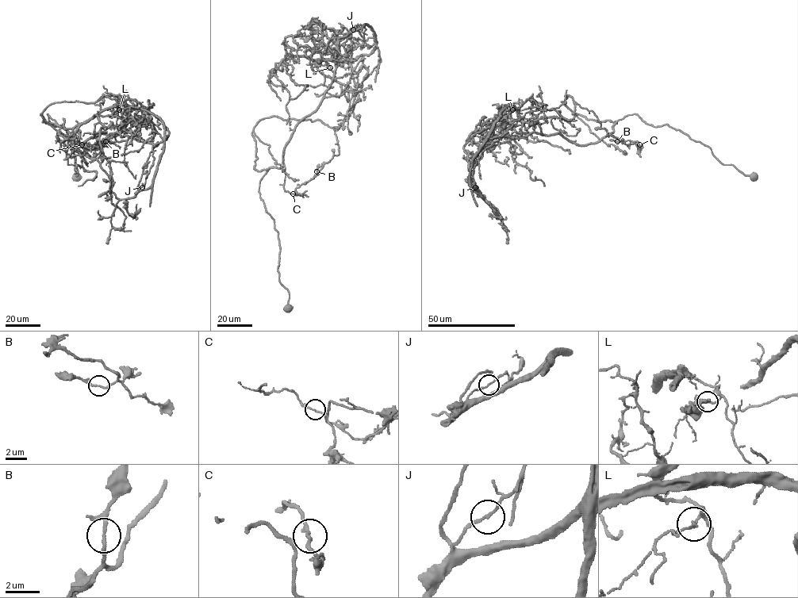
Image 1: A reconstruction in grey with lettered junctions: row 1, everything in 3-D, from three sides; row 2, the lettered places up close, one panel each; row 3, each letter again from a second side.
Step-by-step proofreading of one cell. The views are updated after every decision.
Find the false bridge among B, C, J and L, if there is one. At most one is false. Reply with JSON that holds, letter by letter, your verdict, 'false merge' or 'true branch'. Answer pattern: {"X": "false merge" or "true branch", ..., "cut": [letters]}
{"B": "true branch", "C": "true branch", "J": "false merge", "L": "true branch", "cut": ["J"]}

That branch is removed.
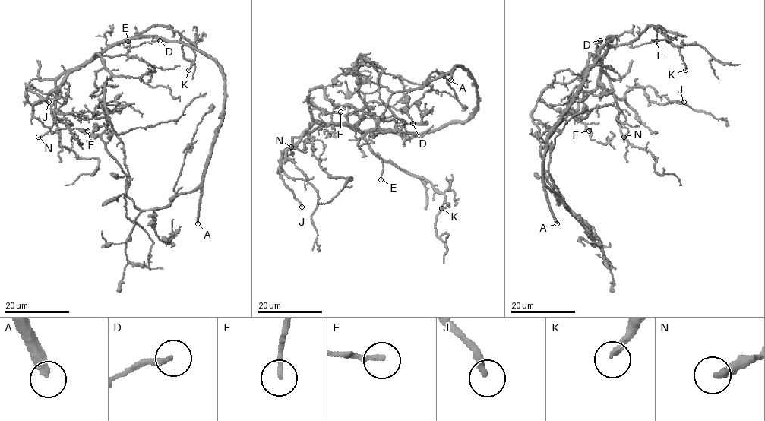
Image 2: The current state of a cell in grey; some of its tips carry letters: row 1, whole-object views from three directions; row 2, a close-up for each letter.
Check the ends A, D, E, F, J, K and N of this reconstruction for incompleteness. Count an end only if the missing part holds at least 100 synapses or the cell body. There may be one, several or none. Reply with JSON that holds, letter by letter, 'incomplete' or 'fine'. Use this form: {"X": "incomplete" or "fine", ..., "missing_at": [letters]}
{"A": "incomplete", "D": "fine", "E": "fine", "F": "fine", "J": "fine", "K": "fine", "N": "fine", "missing_at": ["A"]}

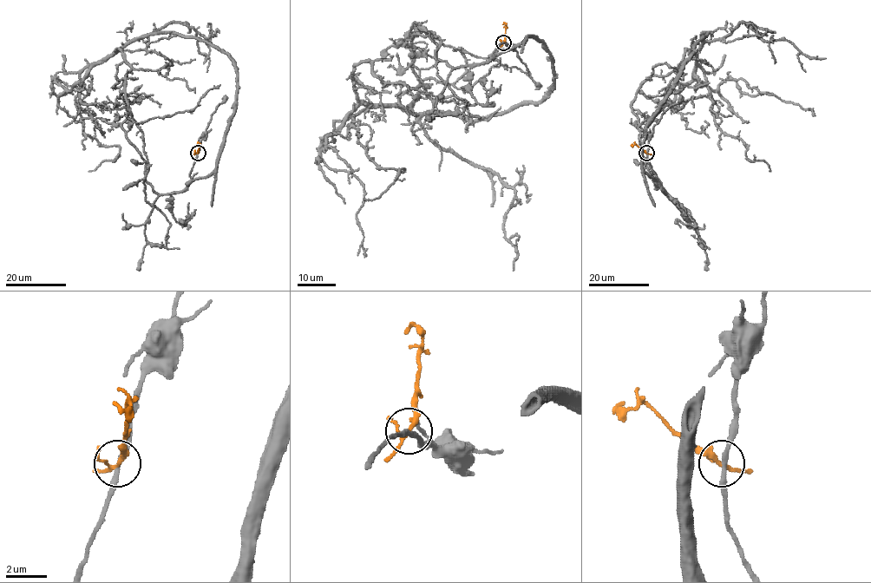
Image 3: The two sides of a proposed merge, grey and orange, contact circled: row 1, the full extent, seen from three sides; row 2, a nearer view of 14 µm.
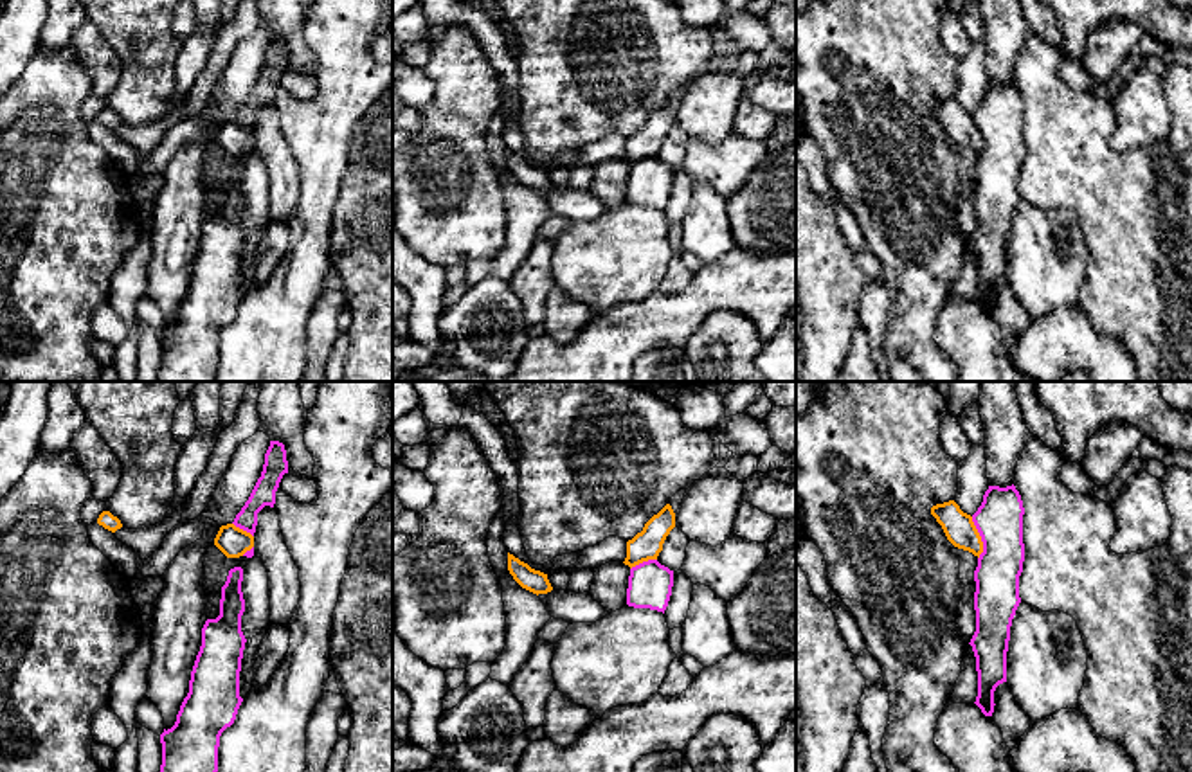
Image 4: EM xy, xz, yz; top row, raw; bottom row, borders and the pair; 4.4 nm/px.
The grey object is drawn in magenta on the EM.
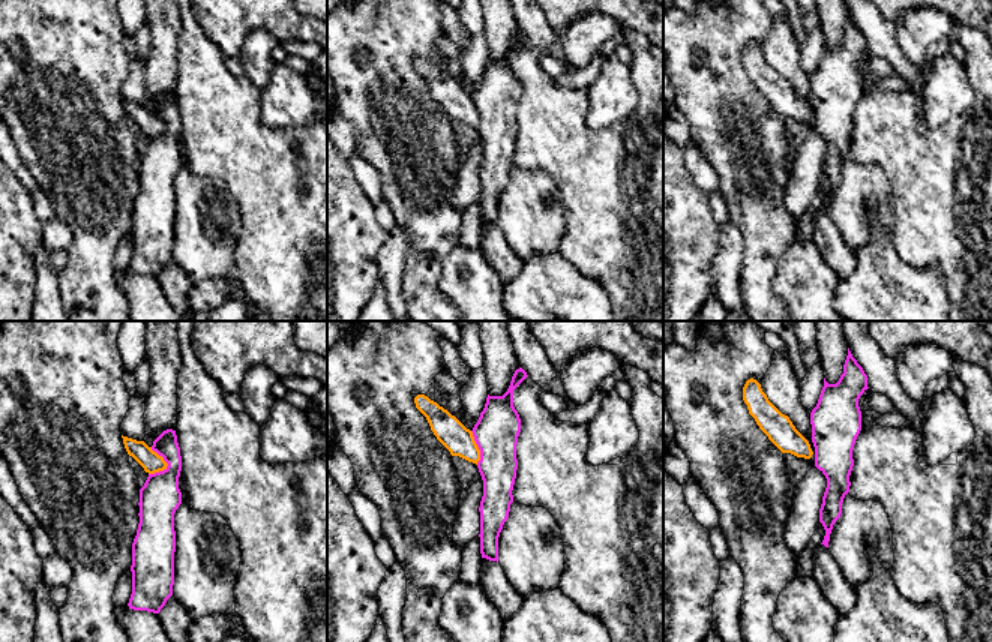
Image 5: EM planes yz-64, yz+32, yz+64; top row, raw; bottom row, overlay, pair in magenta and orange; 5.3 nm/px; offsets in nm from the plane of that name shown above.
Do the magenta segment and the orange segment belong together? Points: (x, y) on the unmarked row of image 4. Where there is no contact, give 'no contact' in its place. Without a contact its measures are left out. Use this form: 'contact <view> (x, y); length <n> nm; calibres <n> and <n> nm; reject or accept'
contact yz (982, 135); length 190 nm; calibres 200 and 140 nm; reject

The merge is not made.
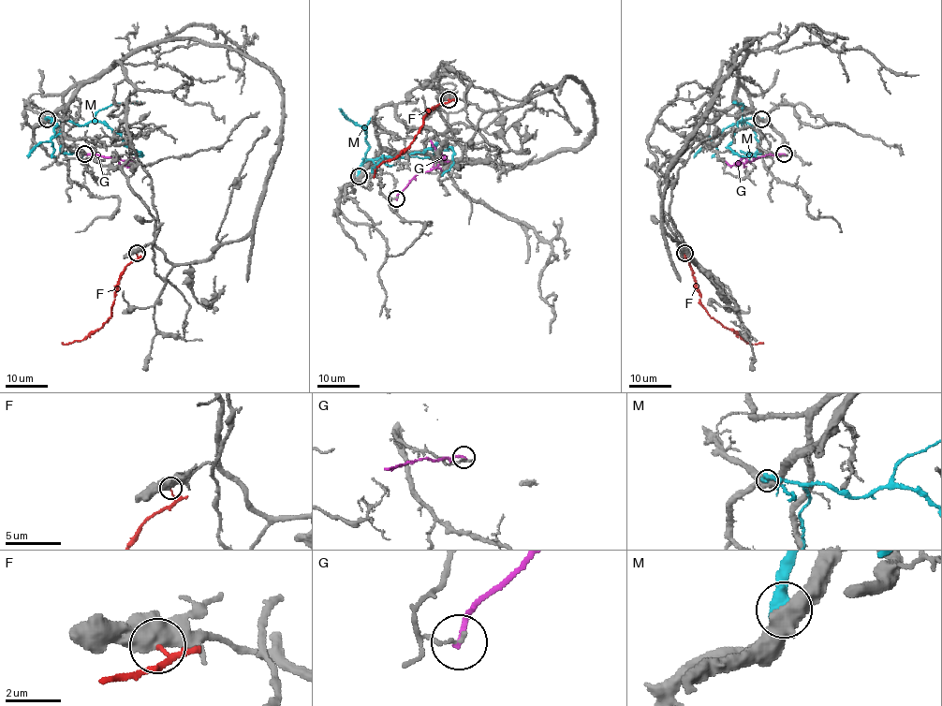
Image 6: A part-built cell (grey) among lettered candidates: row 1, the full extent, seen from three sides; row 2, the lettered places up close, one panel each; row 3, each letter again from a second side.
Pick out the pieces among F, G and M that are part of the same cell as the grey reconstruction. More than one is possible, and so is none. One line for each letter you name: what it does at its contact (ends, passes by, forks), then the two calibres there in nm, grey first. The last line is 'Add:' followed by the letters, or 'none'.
Add: none

